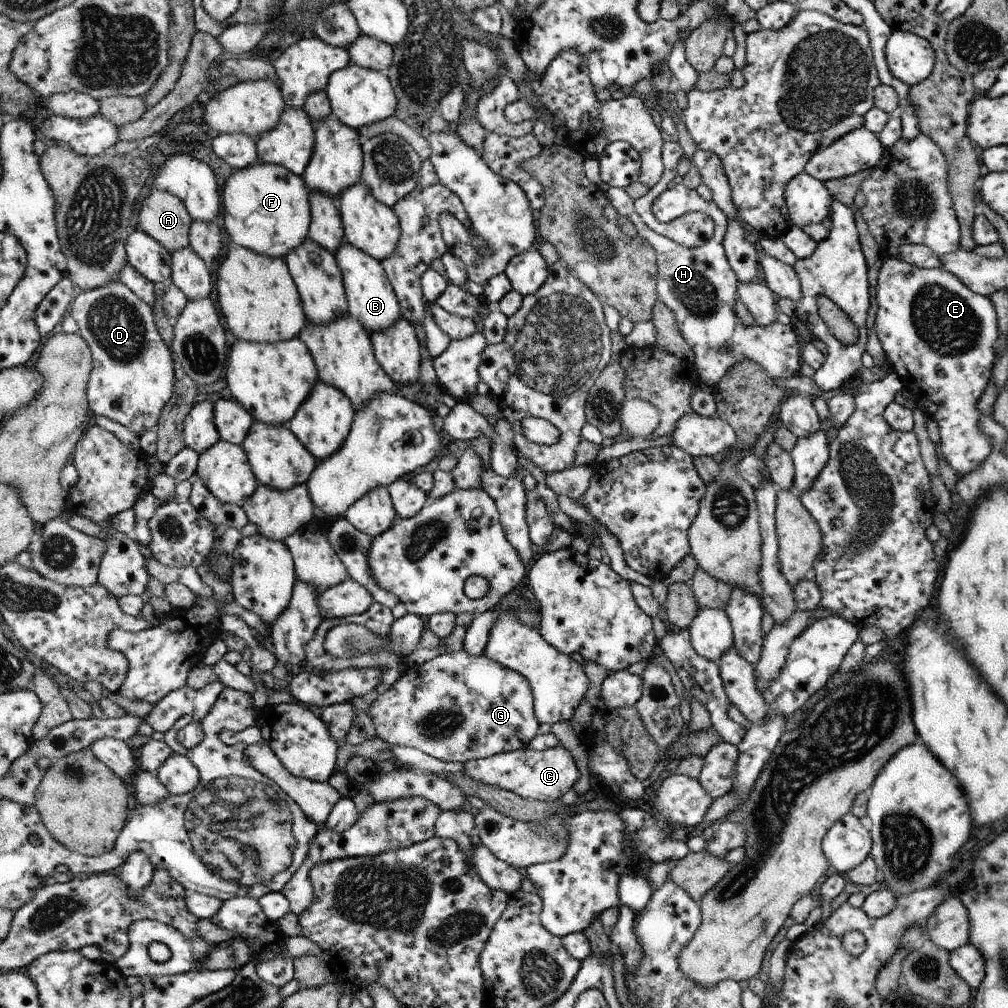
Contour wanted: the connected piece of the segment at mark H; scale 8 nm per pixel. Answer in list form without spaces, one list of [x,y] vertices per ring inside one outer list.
[[[679,183],[665,190],[654,200],[653,213],[662,223],[670,222],[686,212],[706,212],[715,222],[712,238],[701,247],[690,248],[653,231],[636,211],[634,200],[620,187],[609,187],[606,191],[610,202],[623,217],[629,218],[642,237],[655,250],[657,258],[656,290],[659,300],[674,311],[677,326],[685,341],[694,351],[694,364],[700,374],[700,382],[713,387],[729,372],[732,366],[745,359],[763,366],[774,379],[790,378],[799,374],[801,352],[795,328],[783,325],[777,320],[765,327],[746,325],[737,315],[740,280],[730,266],[725,253],[725,234],[728,232],[729,219],[714,201],[704,202],[696,189]]]

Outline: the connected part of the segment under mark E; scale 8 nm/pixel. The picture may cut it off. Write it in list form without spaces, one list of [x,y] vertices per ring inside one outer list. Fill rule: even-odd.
[[[886,257],[884,259],[878,273],[875,300],[877,302],[877,315],[873,328],[880,340],[880,344],[882,344],[885,358],[890,362],[892,372],[897,374],[897,377],[903,384],[903,388],[916,396],[918,399],[918,408],[938,423],[942,443],[940,450],[942,450],[942,454],[948,461],[948,464],[956,470],[958,476],[972,472],[974,469],[977,469],[978,465],[981,465],[982,461],[985,461],[985,458],[991,451],[989,438],[979,427],[979,418],[982,416],[982,412],[978,410],[977,402],[980,400],[982,393],[987,389],[988,383],[991,380],[993,364],[997,355],[996,345],[999,339],[999,328],[994,303],[987,296],[970,290],[970,288],[962,284],[956,276],[950,274],[947,270],[940,267],[923,269],[908,264],[898,257]]]

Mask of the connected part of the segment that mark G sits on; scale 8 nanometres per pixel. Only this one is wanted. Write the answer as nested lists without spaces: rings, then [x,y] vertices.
[[[464,649],[444,653],[404,672],[370,705],[369,716],[376,736],[391,746],[412,747],[445,763],[466,763],[498,753],[530,748],[530,741],[538,734],[536,707],[529,679],[486,655],[469,655]]]

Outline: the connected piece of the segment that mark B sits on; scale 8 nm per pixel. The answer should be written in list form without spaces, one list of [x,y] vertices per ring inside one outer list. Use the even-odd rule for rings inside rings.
[[[348,241],[342,242],[336,252],[336,259],[343,274],[348,312],[369,332],[378,332],[389,329],[390,325],[396,325],[402,318],[402,310],[382,262],[352,246]]]

